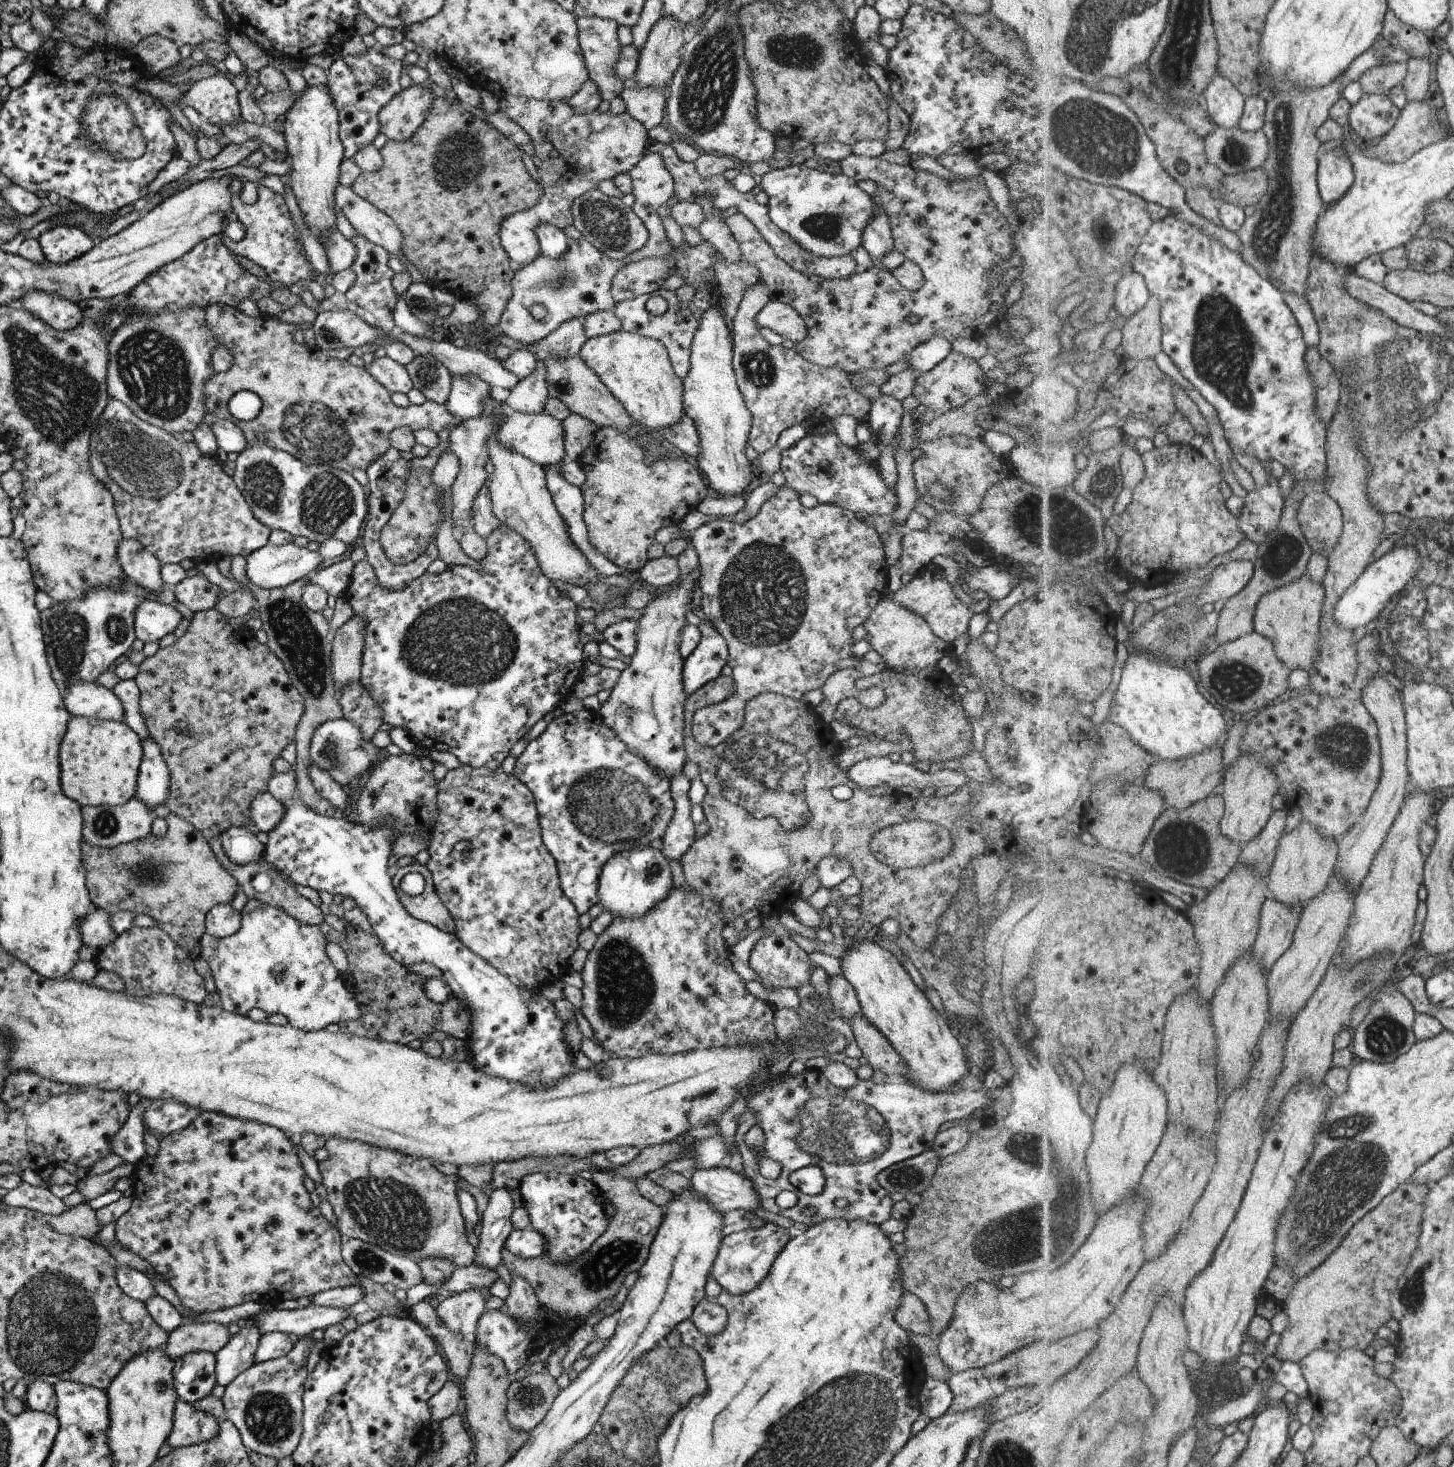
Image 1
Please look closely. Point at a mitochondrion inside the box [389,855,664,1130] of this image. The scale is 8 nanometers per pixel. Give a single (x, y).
(624, 982)

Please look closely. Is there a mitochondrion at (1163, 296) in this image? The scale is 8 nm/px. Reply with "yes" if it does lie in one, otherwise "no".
no

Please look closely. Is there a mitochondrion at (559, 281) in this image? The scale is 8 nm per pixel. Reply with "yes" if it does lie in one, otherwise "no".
yes

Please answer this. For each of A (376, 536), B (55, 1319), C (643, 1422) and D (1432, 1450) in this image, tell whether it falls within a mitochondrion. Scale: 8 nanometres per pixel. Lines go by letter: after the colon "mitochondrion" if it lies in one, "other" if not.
A: other
B: mitochondrion
C: other
D: other

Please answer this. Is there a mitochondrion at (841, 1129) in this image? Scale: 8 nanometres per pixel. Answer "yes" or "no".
yes

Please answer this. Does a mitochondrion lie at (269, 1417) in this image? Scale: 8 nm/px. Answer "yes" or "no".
yes

